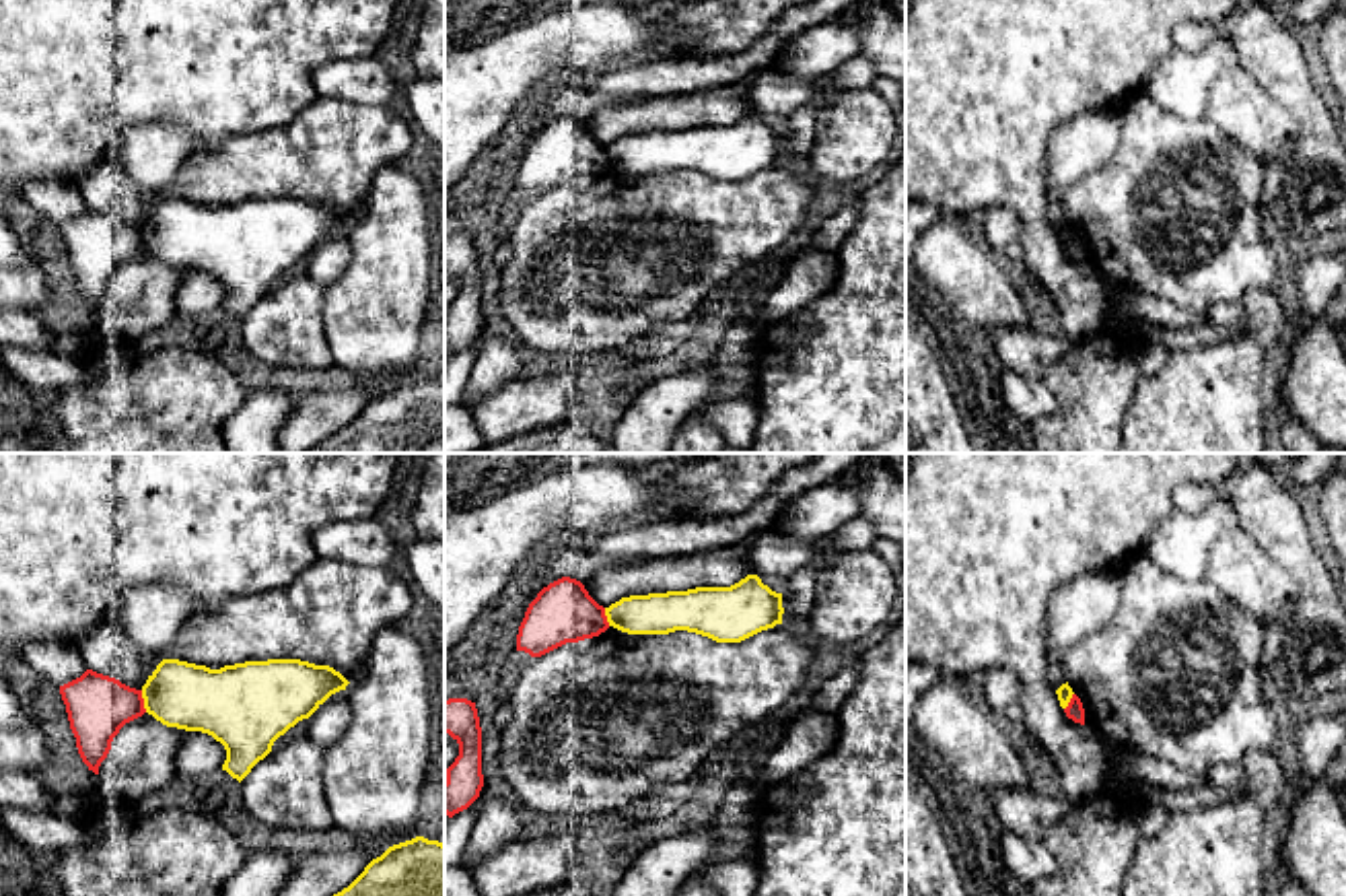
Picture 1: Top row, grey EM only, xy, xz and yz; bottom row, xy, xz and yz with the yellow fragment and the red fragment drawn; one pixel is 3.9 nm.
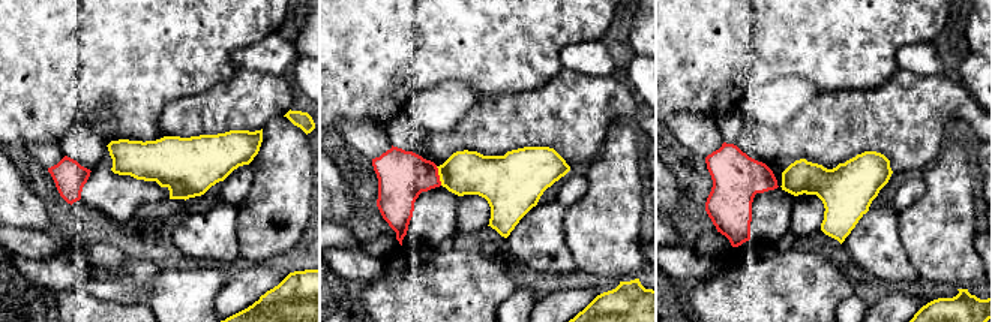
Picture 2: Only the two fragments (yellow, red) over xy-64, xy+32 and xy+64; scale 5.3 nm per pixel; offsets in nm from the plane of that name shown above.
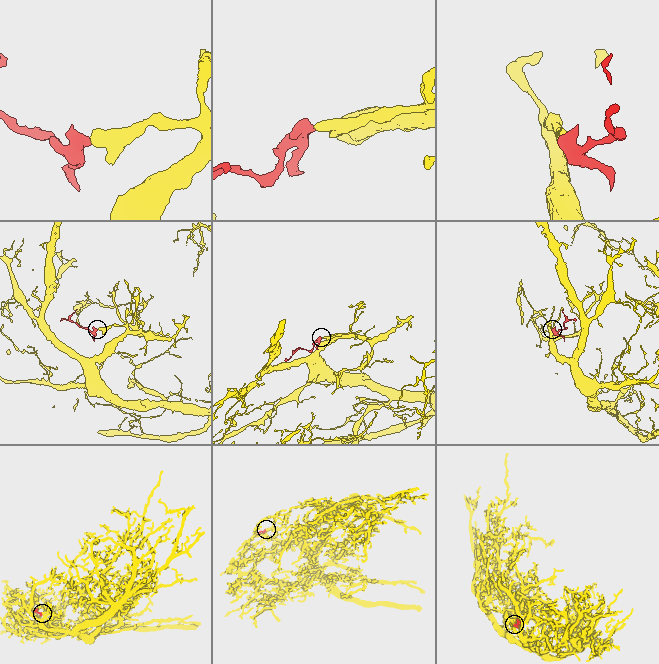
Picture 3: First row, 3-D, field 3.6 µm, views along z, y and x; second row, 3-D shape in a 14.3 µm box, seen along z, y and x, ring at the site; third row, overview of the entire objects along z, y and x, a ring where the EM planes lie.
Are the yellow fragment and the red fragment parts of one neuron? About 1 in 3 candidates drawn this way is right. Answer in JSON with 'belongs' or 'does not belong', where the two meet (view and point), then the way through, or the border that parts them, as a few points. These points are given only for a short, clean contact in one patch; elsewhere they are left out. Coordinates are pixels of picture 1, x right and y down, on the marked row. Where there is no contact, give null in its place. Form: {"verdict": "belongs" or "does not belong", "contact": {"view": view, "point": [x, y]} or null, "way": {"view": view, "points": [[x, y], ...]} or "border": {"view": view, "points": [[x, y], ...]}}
{"verdict": "does not belong", "contact": {"view": "xy", "point": [145, 701]}}

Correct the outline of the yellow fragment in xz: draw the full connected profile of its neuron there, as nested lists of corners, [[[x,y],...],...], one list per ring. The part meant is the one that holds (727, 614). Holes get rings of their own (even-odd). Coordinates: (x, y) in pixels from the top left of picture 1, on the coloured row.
[[[757,575],[731,587],[696,587],[630,595],[605,608],[609,626],[628,634],[669,634],[687,630],[716,643],[741,643],[782,624],[782,593]]]

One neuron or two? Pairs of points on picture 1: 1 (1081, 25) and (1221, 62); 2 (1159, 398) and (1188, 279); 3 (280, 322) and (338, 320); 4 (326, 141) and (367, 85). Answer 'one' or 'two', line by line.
1: two
2: two
3: two
4: two

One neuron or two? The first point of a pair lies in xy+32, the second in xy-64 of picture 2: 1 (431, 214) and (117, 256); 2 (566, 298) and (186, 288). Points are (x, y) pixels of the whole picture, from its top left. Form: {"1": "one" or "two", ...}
{"1": "two", "2": "two"}

